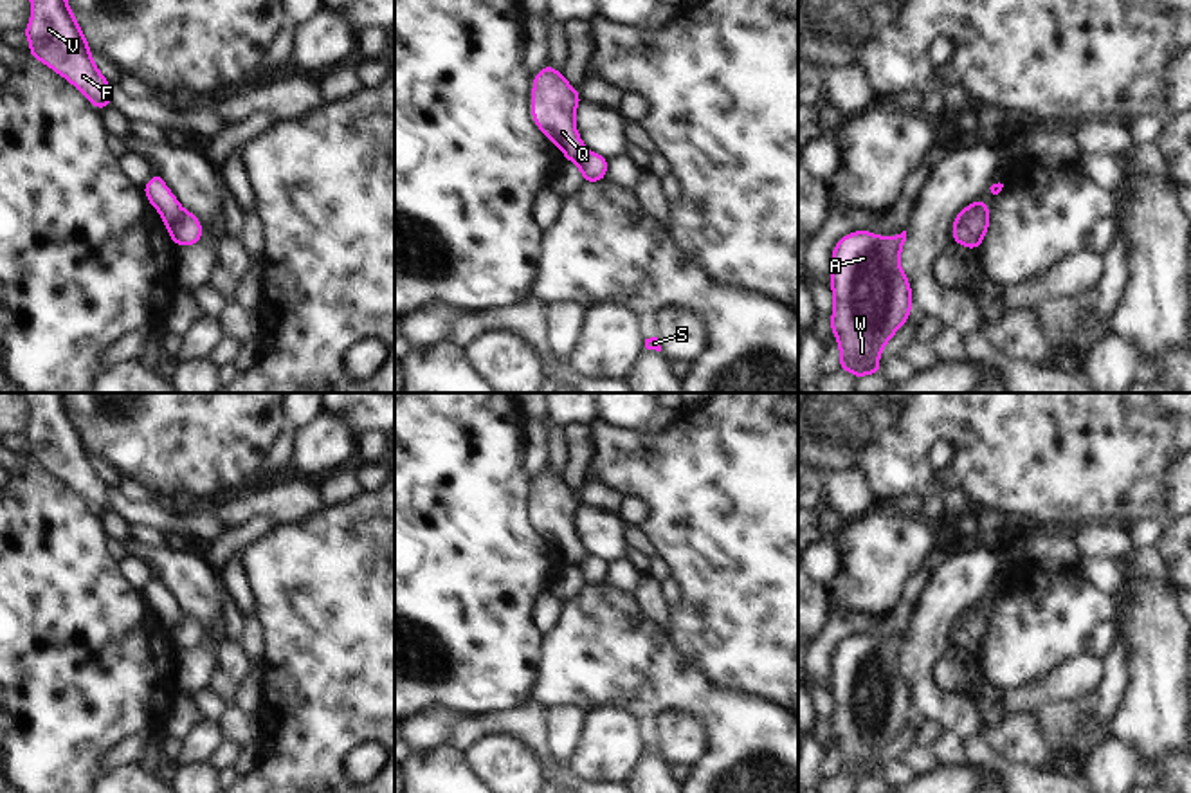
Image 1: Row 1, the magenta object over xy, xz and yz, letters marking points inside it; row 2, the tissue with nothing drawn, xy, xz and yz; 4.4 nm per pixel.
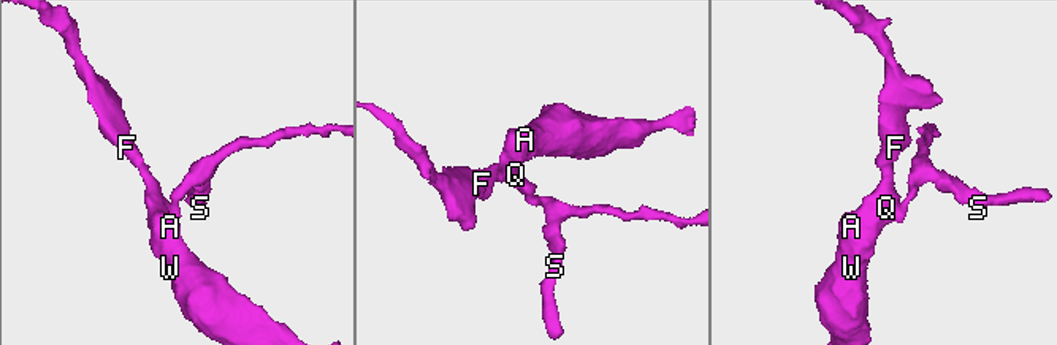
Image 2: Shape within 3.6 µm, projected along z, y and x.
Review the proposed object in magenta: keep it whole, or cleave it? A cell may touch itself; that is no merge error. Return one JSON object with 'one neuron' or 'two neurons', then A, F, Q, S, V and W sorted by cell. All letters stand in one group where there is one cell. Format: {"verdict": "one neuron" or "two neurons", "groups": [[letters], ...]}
{"verdict": "two neurons", "groups": [["A", "F", "Q", "V", "W"], ["S"]]}

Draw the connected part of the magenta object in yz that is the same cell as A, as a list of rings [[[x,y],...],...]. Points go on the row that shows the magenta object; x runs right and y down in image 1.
[[[856,231],[832,251],[831,330],[838,337],[840,369],[858,380],[883,373],[877,359],[912,312],[910,283],[899,263],[905,242],[906,231],[892,238]]]

